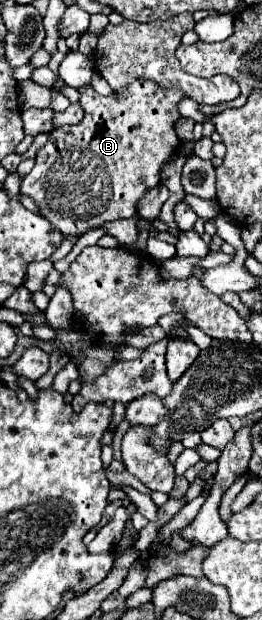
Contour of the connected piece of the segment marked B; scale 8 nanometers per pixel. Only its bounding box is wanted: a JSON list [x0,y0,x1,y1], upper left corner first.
[20,82,184,236]

